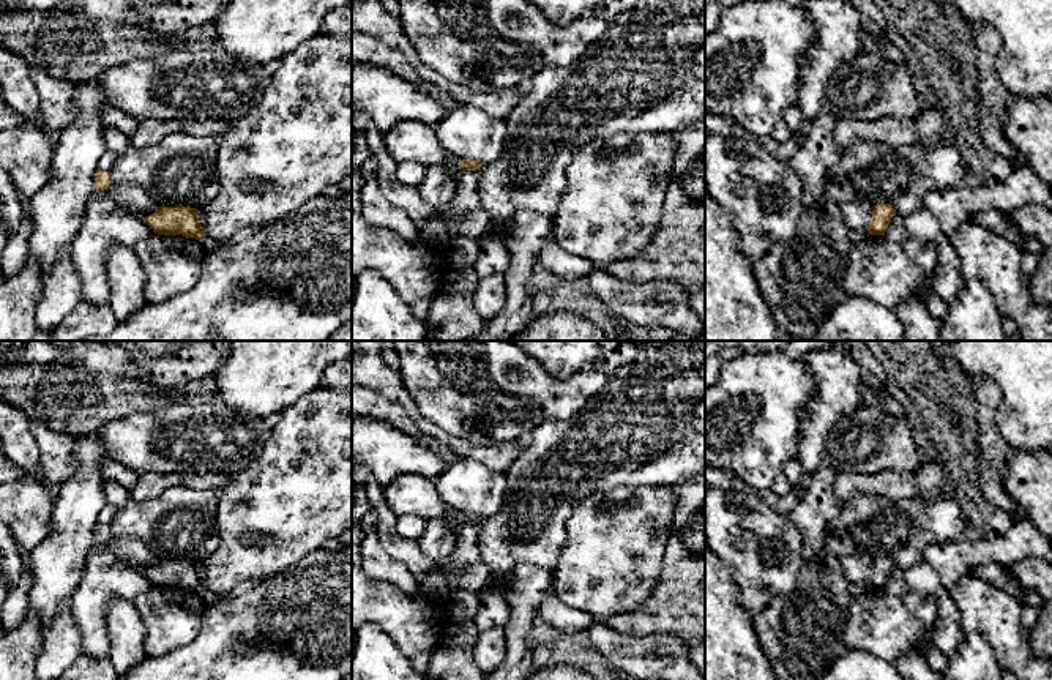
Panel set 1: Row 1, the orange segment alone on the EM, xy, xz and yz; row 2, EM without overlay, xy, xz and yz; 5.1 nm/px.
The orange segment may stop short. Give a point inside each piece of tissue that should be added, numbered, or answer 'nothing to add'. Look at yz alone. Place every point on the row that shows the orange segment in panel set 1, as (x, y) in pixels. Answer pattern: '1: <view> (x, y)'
nothing to add

